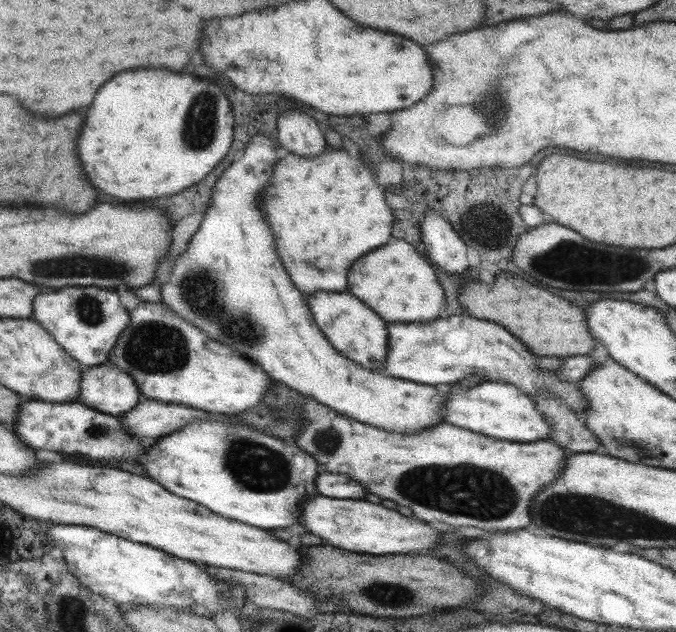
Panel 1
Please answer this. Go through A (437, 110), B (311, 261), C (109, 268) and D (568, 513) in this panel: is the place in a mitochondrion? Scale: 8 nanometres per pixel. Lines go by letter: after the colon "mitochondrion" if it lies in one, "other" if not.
A: other
B: mitochondrion
C: mitochondrion
D: mitochondrion

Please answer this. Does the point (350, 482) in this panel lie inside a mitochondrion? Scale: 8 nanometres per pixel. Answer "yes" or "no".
no

